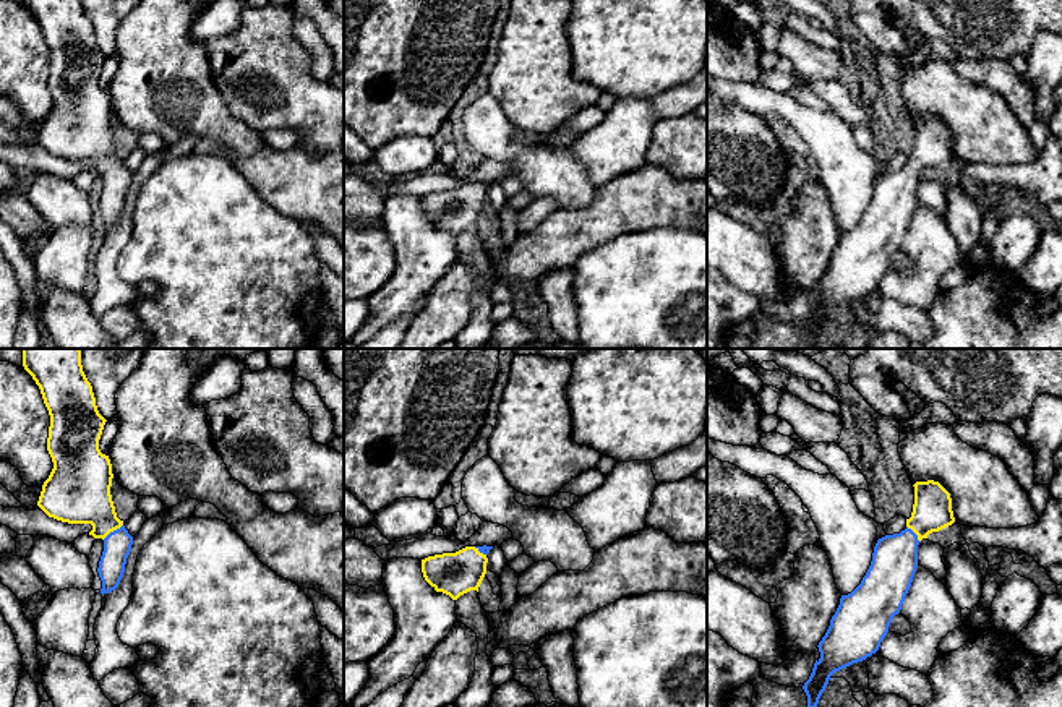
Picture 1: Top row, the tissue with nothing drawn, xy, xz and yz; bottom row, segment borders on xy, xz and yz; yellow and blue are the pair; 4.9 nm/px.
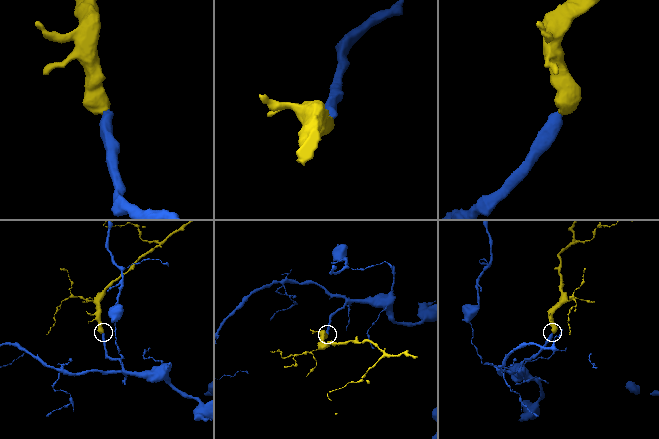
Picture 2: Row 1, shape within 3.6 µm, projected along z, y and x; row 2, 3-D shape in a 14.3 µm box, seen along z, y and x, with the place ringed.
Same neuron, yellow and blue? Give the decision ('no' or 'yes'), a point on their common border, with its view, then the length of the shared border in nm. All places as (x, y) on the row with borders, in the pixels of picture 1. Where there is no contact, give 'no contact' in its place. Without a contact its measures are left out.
yes | xy (112, 531) | 130 nm

